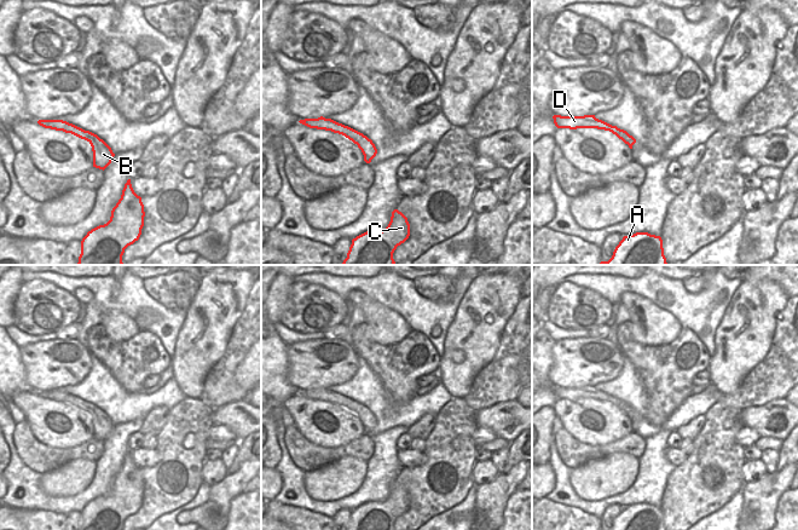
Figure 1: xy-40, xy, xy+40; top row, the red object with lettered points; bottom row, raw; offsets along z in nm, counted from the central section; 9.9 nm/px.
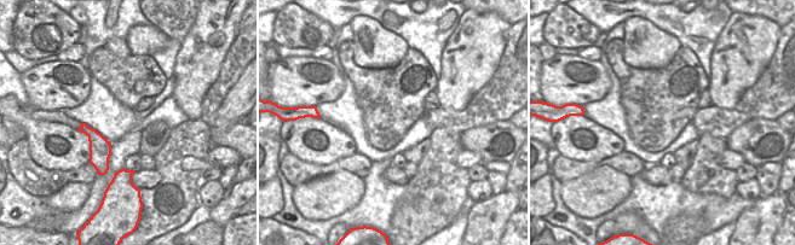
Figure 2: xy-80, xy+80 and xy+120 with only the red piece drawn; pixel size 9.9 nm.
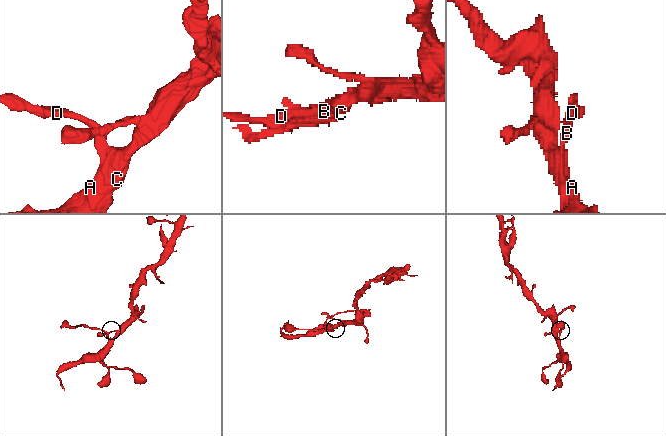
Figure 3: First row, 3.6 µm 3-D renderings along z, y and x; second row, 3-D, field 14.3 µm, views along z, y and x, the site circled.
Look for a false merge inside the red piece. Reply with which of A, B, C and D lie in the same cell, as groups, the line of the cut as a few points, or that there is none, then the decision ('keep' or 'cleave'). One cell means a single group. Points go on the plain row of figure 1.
A B C / D | xy (351, 399), (342, 405) | cleave

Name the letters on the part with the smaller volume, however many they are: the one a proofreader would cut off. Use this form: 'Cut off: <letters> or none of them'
Cut off: D

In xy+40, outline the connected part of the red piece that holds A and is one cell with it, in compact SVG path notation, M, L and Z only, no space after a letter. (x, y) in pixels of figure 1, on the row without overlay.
M636 503L624 507L611 530L666 530L660 507Z

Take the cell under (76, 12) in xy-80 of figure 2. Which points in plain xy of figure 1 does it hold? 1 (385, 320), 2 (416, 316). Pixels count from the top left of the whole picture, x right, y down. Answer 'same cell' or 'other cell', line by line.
1: same cell
2: other cell

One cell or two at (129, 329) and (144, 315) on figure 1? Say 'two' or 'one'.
two

